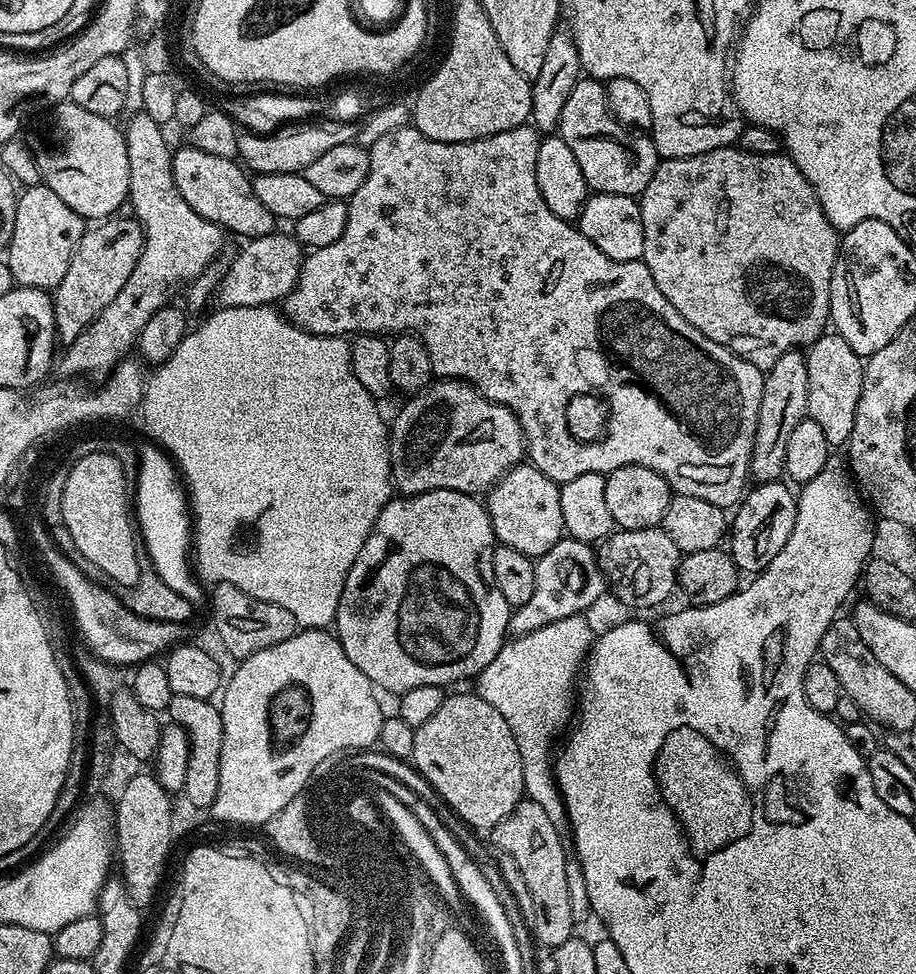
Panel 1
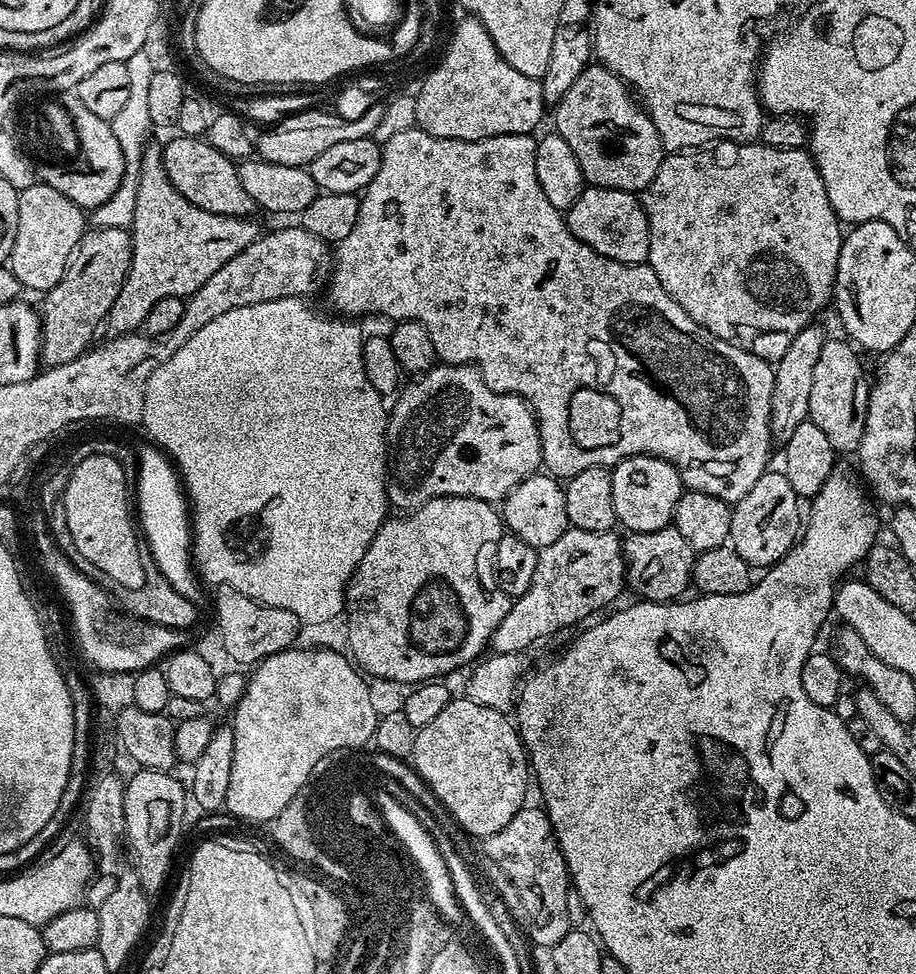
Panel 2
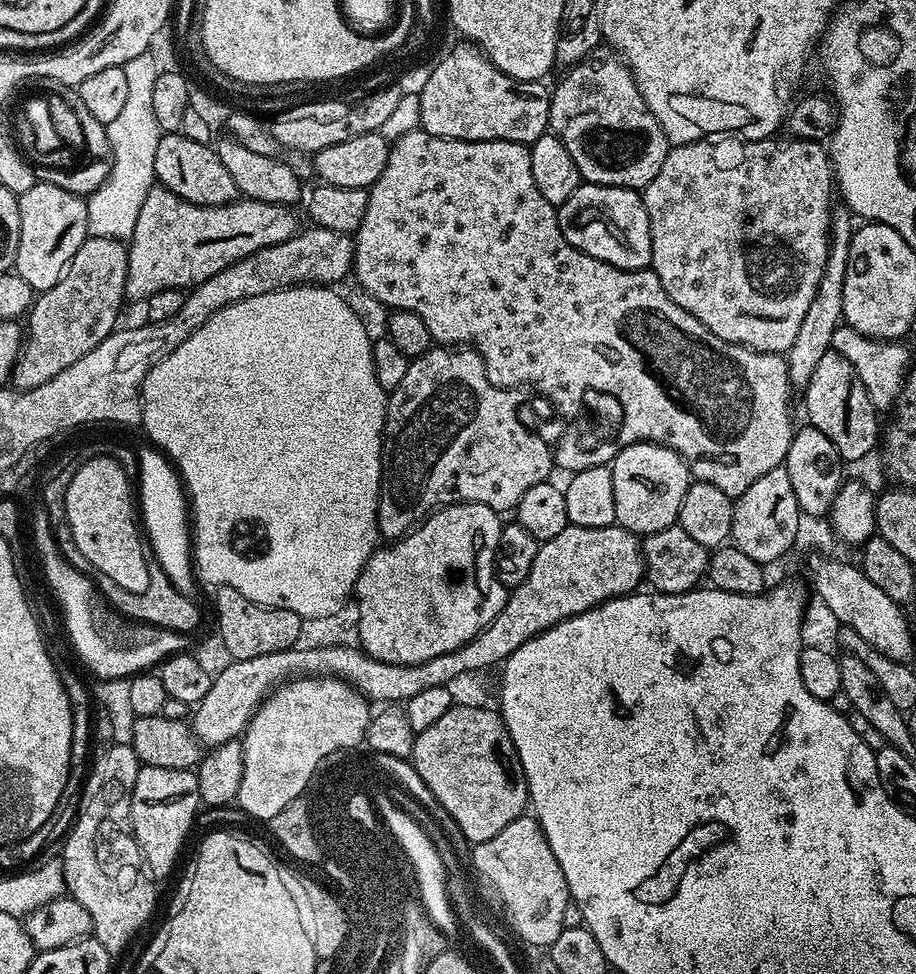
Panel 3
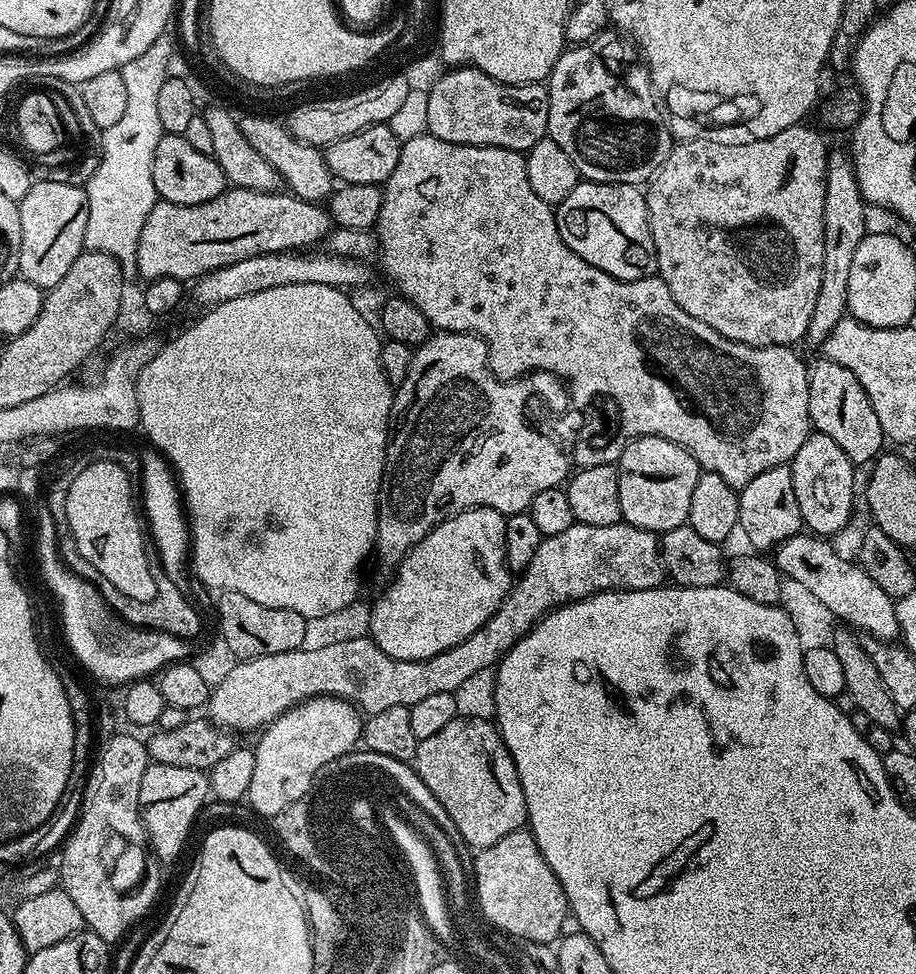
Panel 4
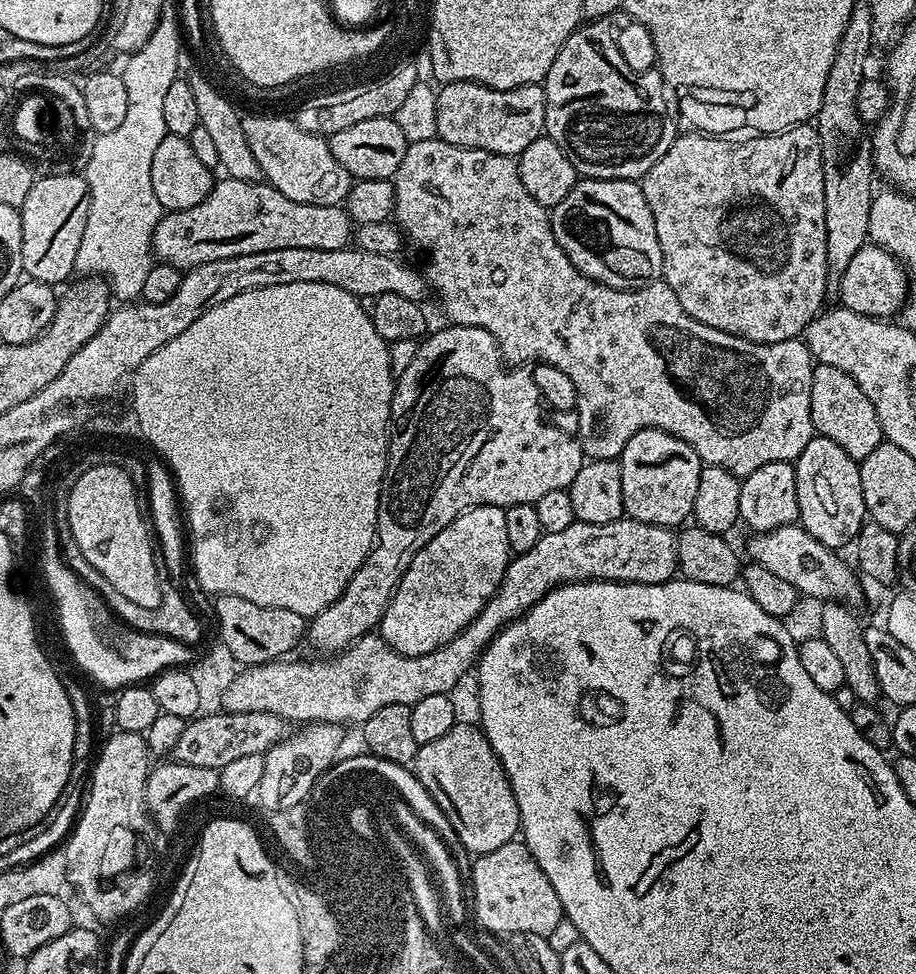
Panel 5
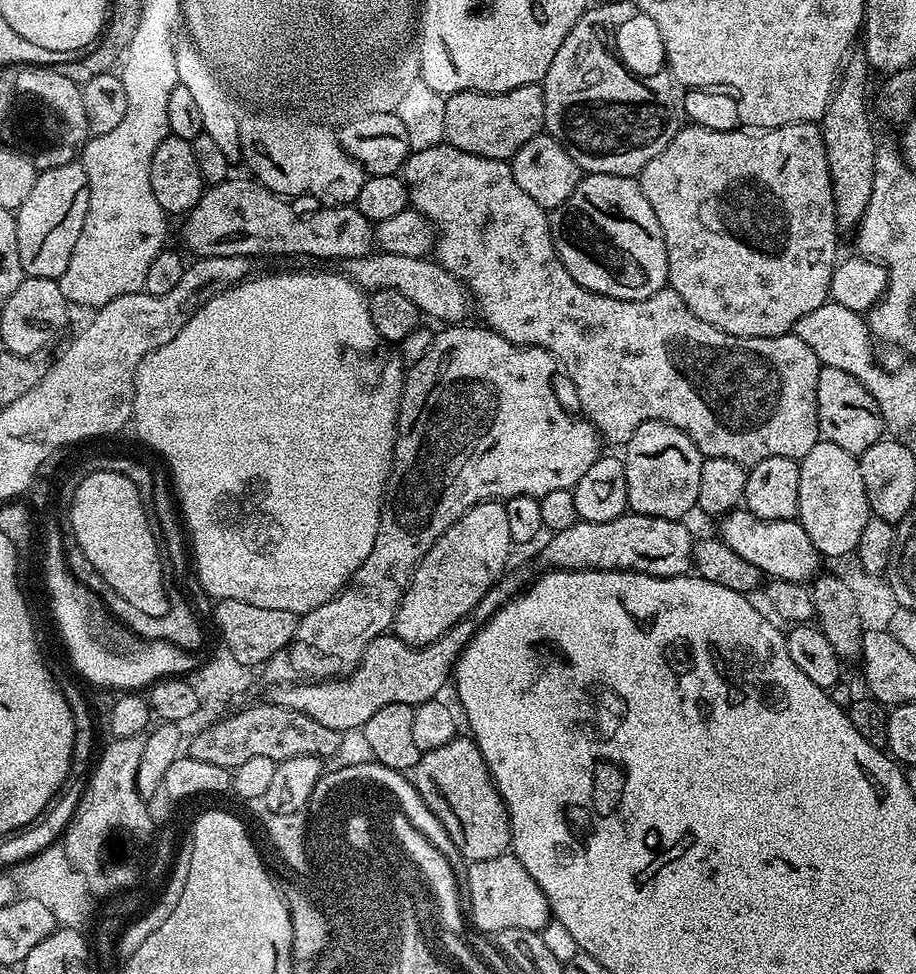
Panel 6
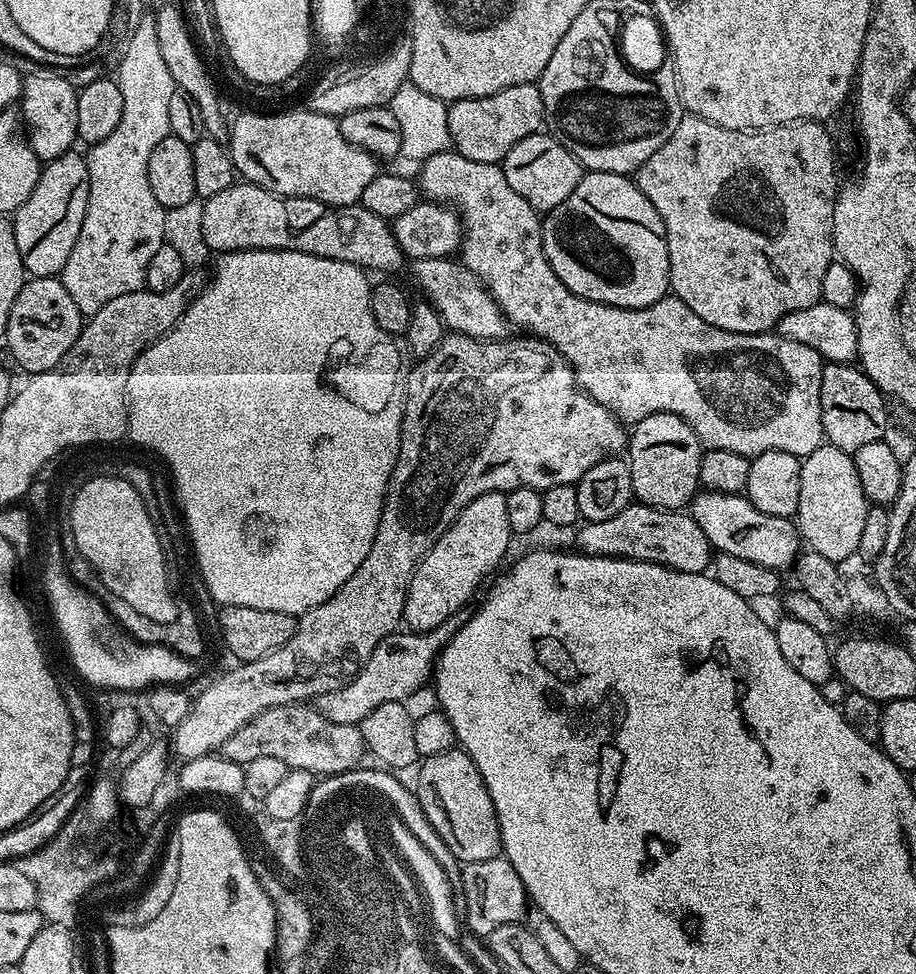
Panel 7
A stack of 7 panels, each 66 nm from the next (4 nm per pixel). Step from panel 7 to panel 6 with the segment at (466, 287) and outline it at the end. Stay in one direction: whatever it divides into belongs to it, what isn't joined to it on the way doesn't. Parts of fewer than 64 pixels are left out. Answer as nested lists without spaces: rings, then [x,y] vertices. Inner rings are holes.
[[[374,250],[367,256],[362,258],[350,258],[343,261],[343,275],[349,280],[355,282],[365,293],[371,294],[378,290],[398,290],[398,294],[402,294],[405,298],[410,298],[410,302],[414,302],[414,306],[418,306],[418,310],[425,316],[433,316],[436,320],[445,320],[443,323],[448,326],[456,326],[468,316],[468,308],[470,312],[470,293],[465,288],[462,281],[454,278],[454,274],[447,272],[443,266],[435,259],[419,256],[418,258],[406,258],[402,254],[390,254],[389,252],[381,252]]]

